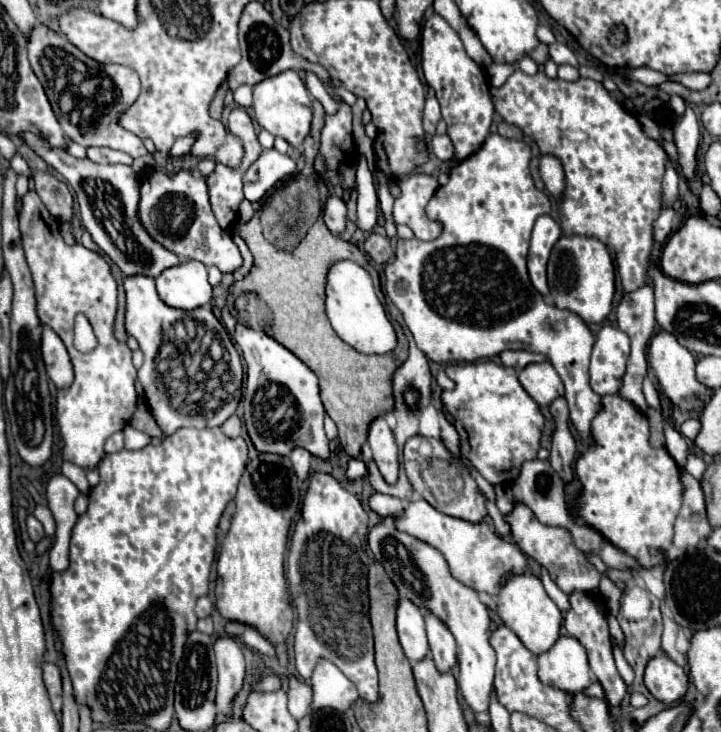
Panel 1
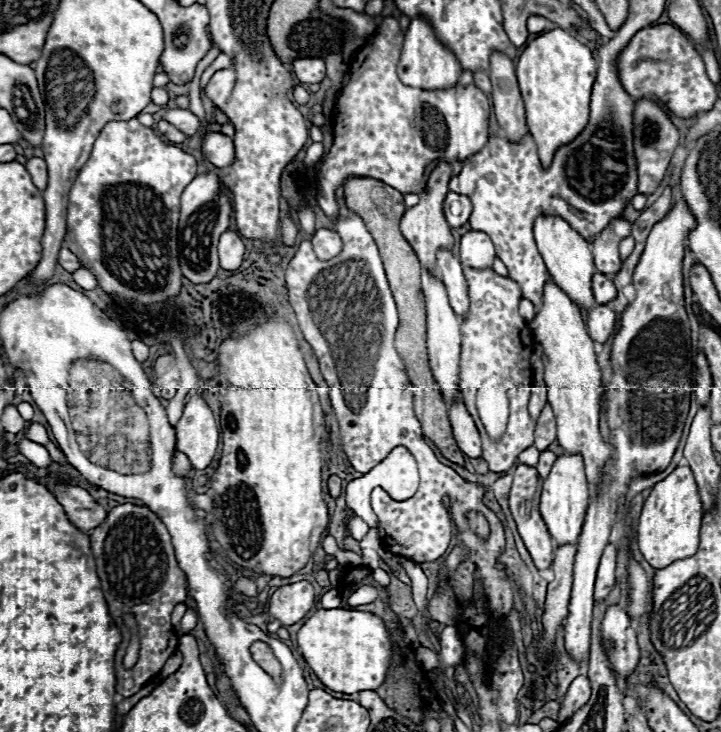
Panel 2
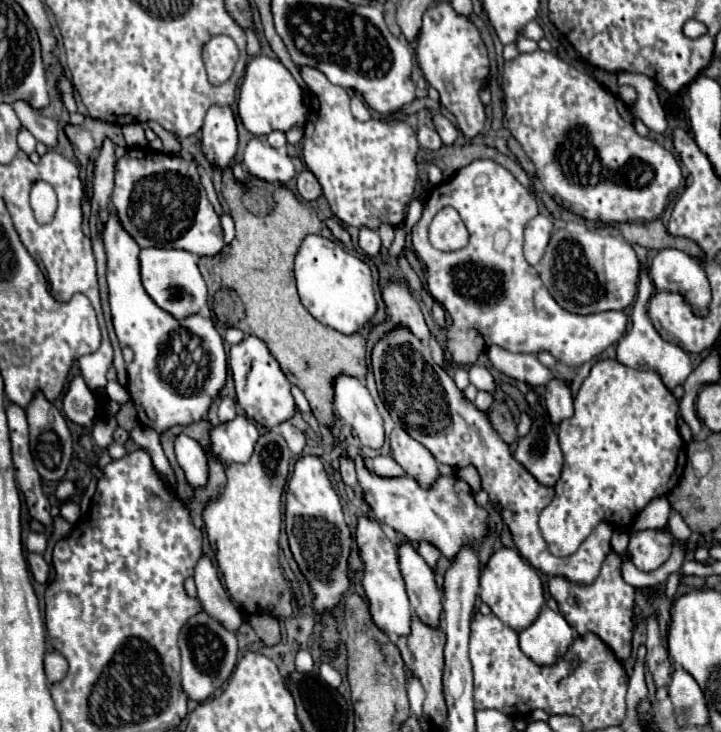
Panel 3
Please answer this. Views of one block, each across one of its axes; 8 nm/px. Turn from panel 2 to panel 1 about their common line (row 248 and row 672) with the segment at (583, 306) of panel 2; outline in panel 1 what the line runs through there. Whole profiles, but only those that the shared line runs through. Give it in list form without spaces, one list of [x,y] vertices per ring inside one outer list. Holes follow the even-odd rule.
[[[560,636],[556,644],[538,656],[538,676],[544,684],[562,692],[584,692],[594,680],[584,646],[572,636]]]

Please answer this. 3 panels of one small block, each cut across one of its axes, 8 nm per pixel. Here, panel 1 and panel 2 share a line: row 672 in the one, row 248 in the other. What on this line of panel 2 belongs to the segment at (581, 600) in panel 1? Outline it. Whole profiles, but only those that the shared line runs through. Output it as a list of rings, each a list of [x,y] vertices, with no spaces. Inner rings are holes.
[[[618,218],[618,220],[610,222],[610,226],[598,238],[592,240],[594,264],[596,264],[598,272],[602,272],[606,276],[614,276],[616,270],[620,270],[622,260],[618,254],[618,246],[628,236],[630,236],[630,222]]]

